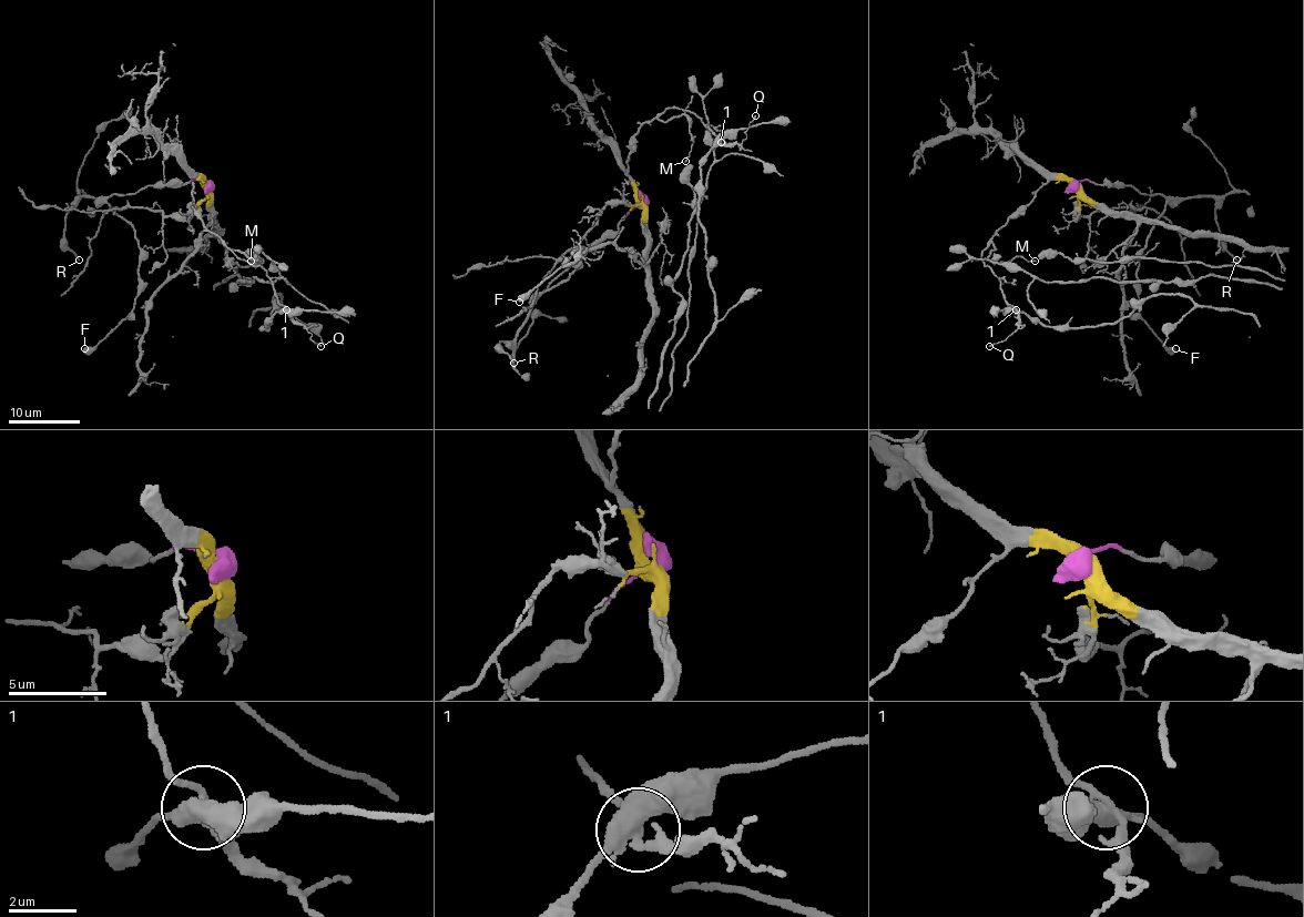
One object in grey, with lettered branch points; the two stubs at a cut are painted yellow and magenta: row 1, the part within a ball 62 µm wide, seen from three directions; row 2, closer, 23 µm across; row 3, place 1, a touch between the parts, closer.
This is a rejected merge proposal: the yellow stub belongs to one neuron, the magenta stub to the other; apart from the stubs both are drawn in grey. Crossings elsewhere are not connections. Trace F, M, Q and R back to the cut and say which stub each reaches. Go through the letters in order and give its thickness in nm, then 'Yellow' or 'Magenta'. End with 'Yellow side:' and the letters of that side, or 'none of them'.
F: Thickness 500 nm. Magenta
M: Thickness 140 nm. Yellow
Q: Thickness 130 nm. Yellow
R: Thickness 160 nm. Magenta
Yellow side: M, Q

